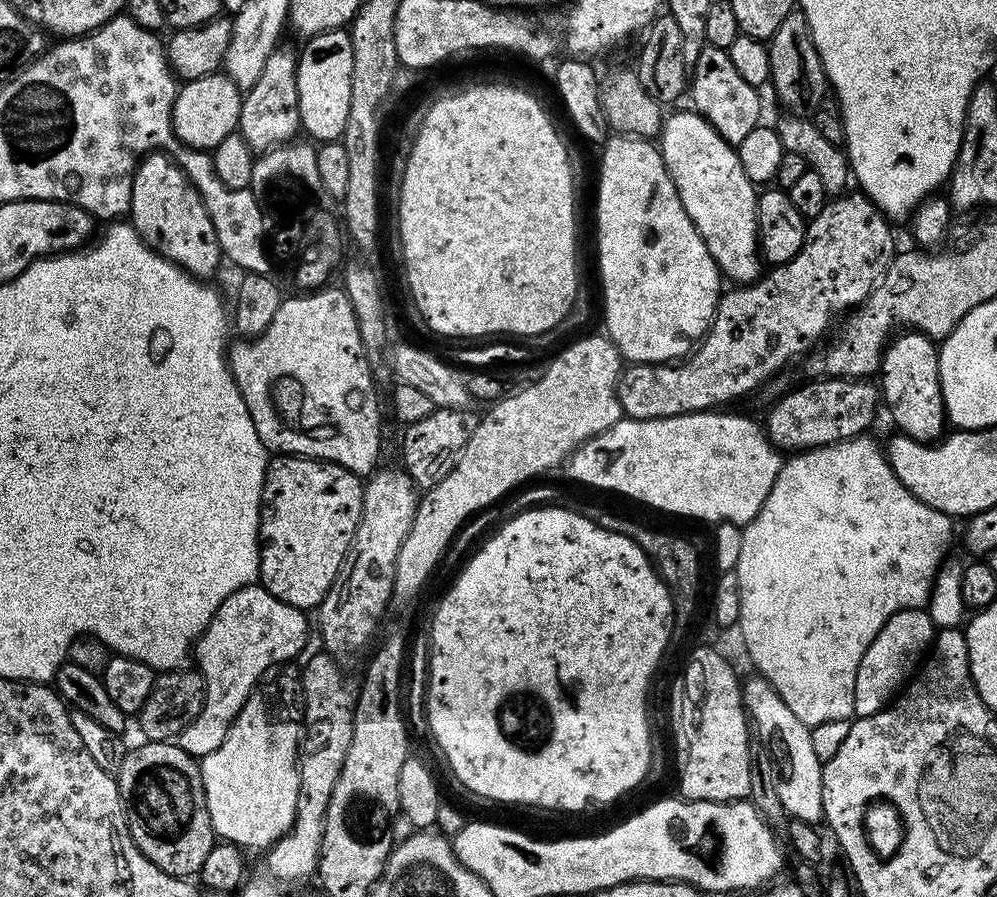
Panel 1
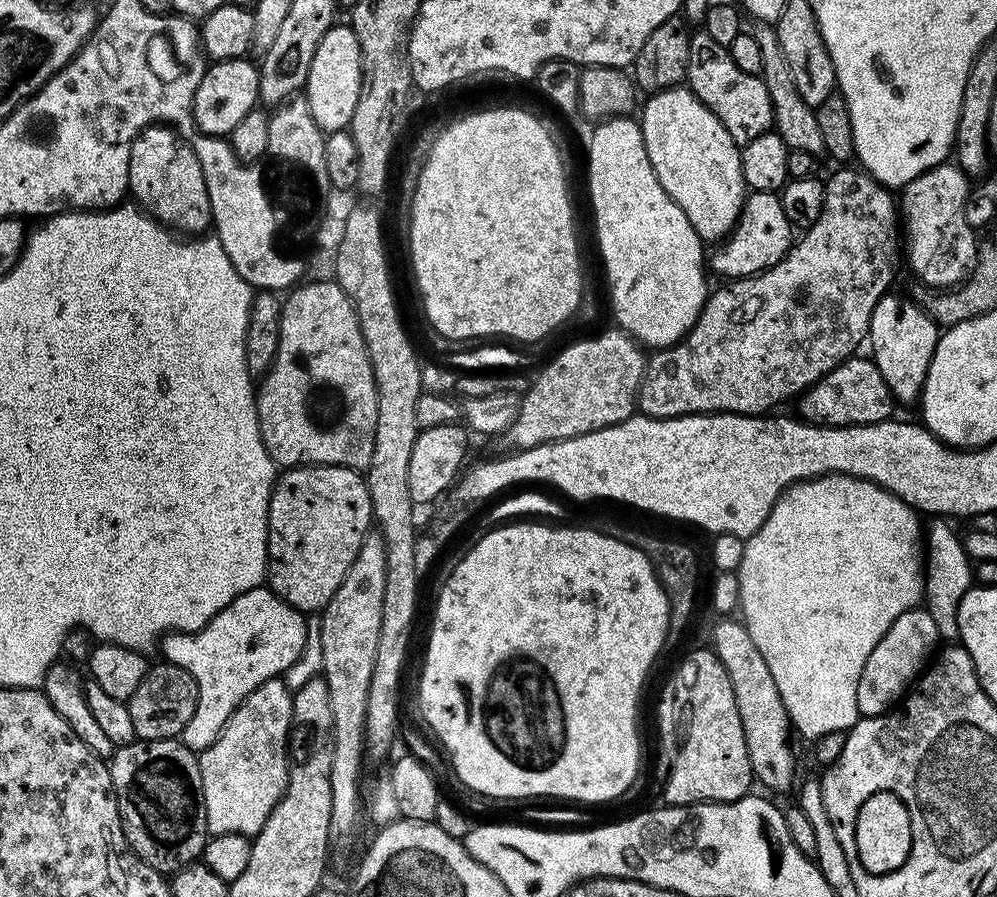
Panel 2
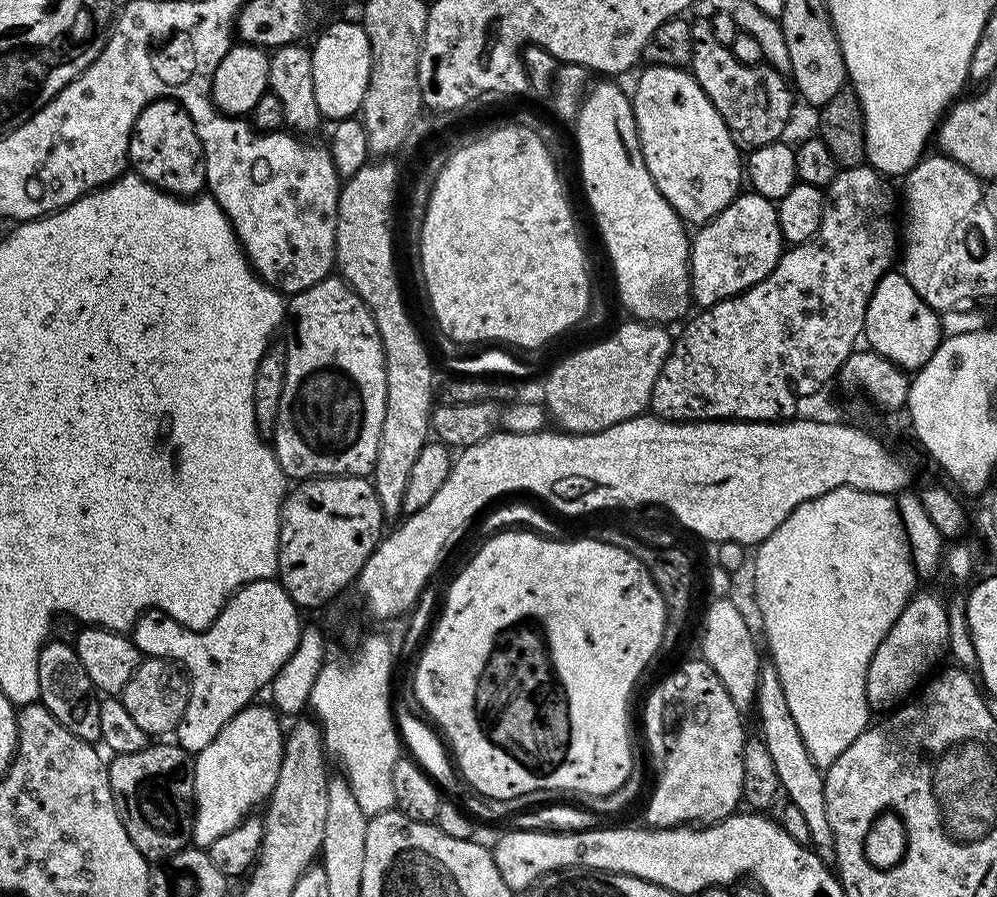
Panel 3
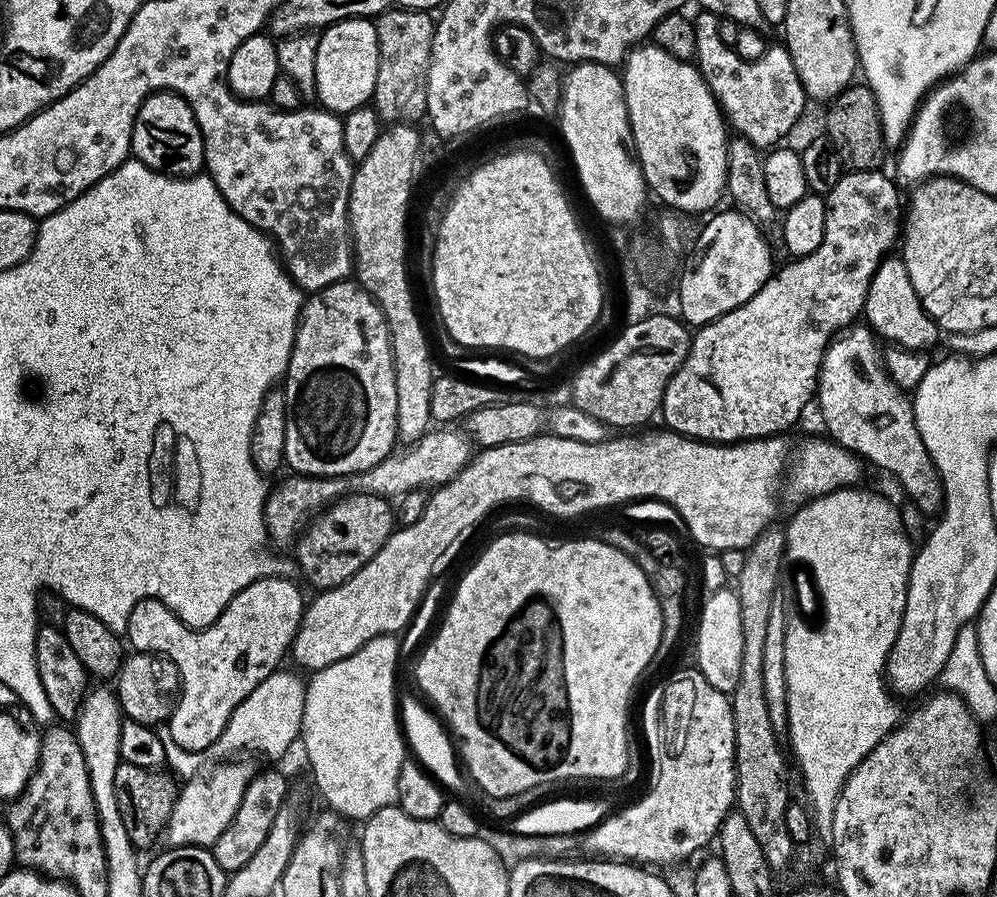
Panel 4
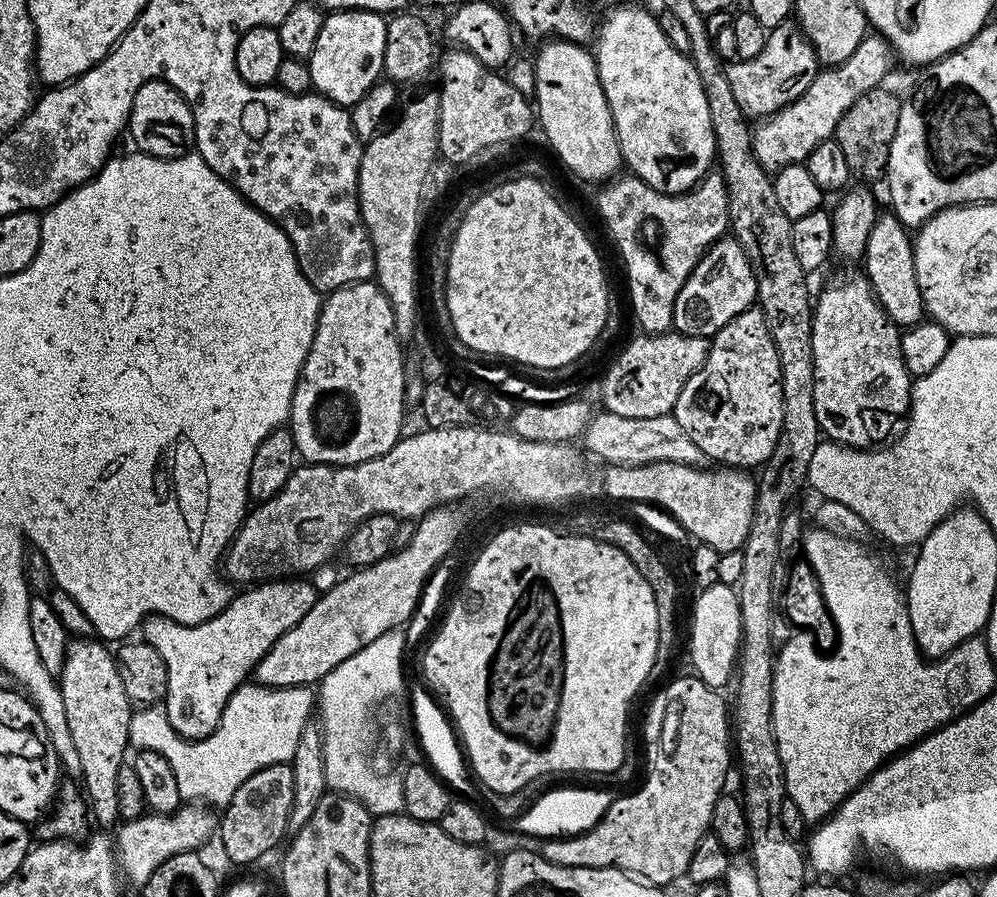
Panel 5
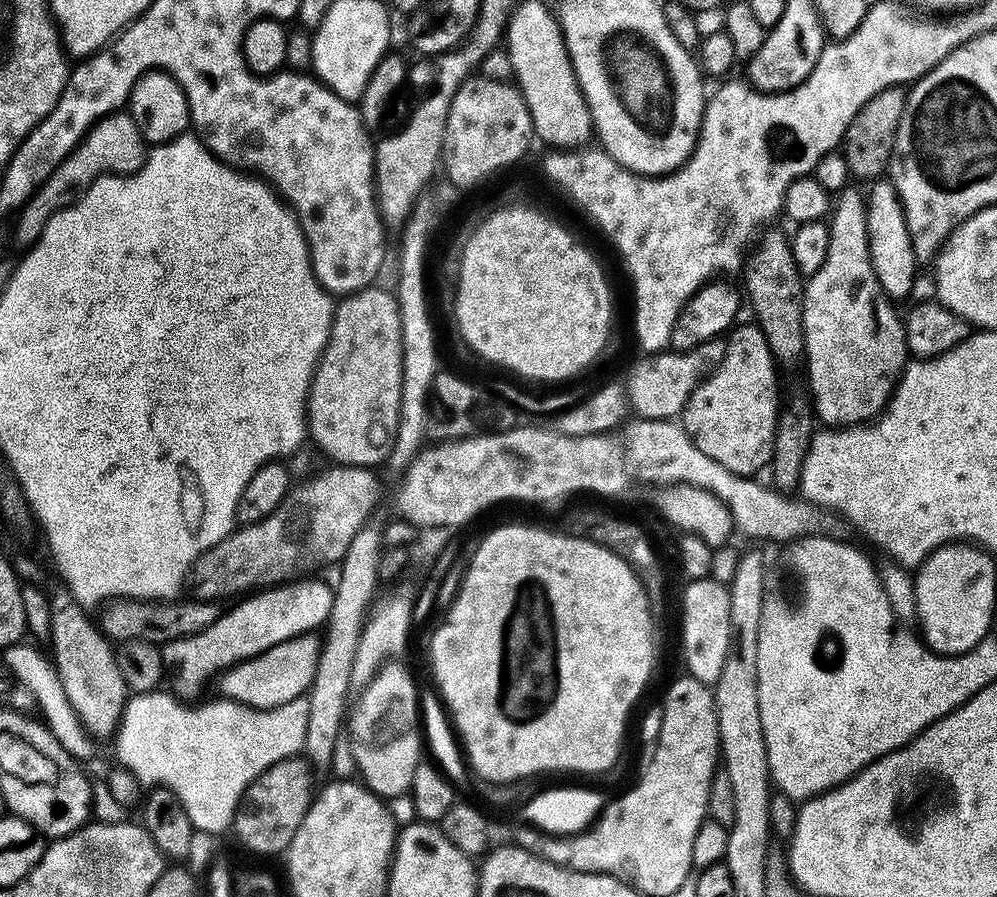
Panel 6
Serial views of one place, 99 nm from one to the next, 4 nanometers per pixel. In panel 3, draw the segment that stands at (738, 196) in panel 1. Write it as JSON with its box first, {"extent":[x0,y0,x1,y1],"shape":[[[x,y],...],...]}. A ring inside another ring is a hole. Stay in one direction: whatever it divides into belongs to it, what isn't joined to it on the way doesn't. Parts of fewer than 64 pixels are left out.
{"extent":[630,66,742,226],"shape":[[[664,66],[645,69],[630,99],[646,170],[681,220],[692,226],[707,224],[742,191],[742,153],[691,71]]]}

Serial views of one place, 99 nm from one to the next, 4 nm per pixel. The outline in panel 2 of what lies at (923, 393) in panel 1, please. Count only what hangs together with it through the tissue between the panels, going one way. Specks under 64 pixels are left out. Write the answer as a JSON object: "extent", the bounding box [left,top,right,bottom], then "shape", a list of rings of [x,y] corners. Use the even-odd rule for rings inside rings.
{"extent":[867,295,942,405],"shape":[[[884,295],[878,306],[874,306],[867,338],[867,343],[872,344],[870,359],[878,366],[882,378],[886,378],[893,401],[897,405],[915,405],[923,393],[926,374],[942,332],[915,299],[892,295]]]}

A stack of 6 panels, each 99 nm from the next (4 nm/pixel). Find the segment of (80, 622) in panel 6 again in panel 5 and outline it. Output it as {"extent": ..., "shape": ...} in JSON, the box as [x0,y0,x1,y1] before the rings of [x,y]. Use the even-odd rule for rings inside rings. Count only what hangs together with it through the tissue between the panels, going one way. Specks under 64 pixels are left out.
{"extent":[58,638,134,825],"shape":[[[76,638],[67,645],[65,666],[58,677],[62,703],[66,706],[66,723],[70,725],[70,738],[74,738],[75,763],[80,763],[80,774],[84,778],[86,803],[93,821],[115,825],[121,819],[118,806],[118,770],[126,766],[124,755],[130,751],[130,726],[134,705],[122,686],[122,674],[118,674],[115,655],[107,652],[105,645],[96,638]]]}

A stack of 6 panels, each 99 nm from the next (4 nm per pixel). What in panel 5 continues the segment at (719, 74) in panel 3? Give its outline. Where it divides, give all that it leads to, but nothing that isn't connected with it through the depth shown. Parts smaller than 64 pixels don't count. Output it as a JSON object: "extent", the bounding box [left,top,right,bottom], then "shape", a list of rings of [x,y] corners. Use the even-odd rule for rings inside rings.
{"extent":[724,22,818,118],"shape":[[[789,22],[771,29],[766,46],[749,60],[735,59],[724,64],[726,82],[744,111],[745,117],[767,118],[781,112],[787,104],[792,104],[814,82],[818,71],[818,61],[814,50],[804,38],[800,25]]]}

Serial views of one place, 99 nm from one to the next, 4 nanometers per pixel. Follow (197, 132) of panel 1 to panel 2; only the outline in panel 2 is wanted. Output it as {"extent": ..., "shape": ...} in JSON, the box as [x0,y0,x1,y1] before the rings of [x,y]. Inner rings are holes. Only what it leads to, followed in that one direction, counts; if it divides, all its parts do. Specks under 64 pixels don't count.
{"extent":[192,59,260,137],"shape":[[[251,59],[217,60],[207,65],[202,82],[194,93],[192,117],[197,128],[211,136],[231,137],[234,126],[257,107],[260,98],[260,69]]]}

